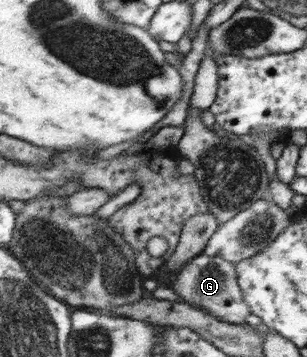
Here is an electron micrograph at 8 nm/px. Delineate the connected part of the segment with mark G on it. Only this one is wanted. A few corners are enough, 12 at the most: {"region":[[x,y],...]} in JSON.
{"region":[[192,257],[172,291],[228,324],[250,315],[234,263]]}

